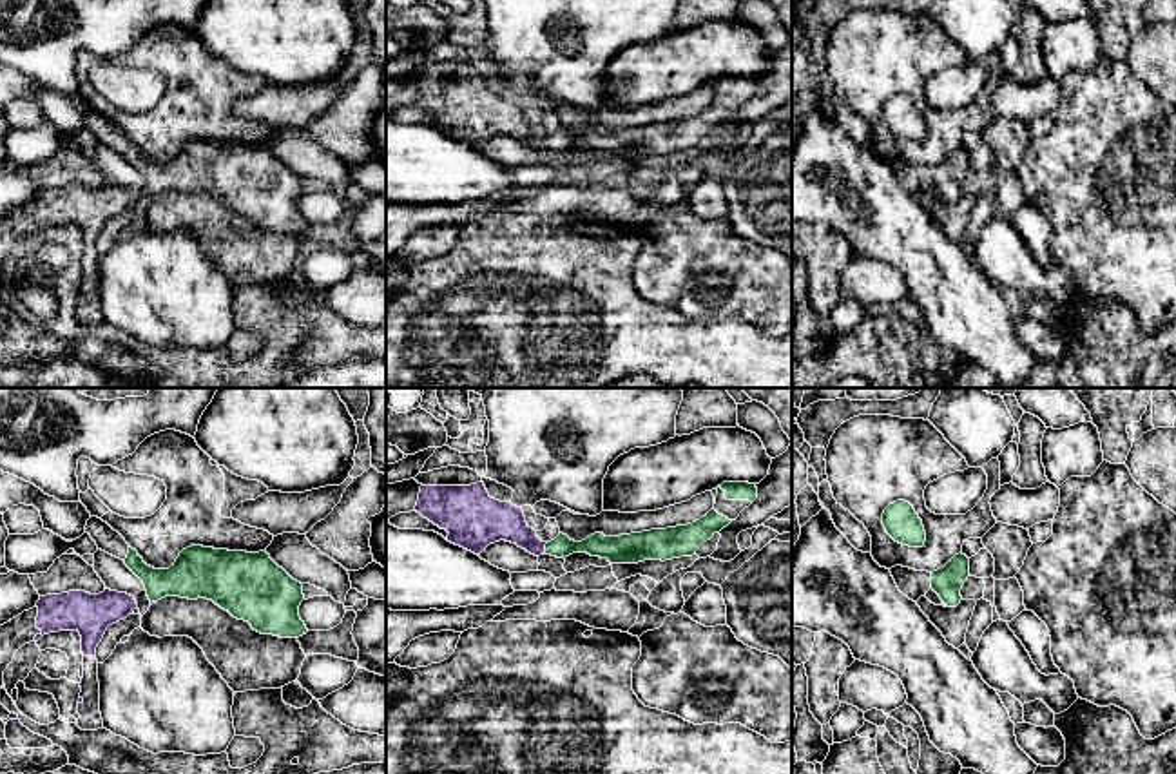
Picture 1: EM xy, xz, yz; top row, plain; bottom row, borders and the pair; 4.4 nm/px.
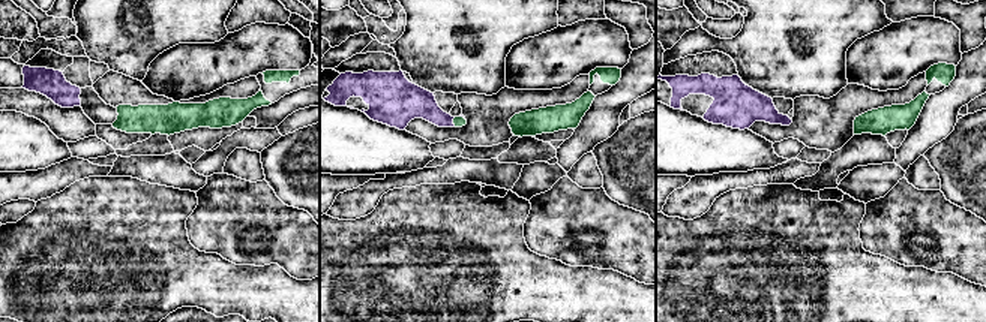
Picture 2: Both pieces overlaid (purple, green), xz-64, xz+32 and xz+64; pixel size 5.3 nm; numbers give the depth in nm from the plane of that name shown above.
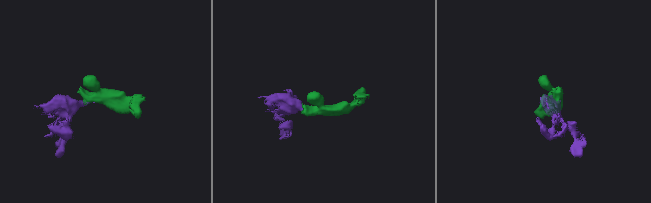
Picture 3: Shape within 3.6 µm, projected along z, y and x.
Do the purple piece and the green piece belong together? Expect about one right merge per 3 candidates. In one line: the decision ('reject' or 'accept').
accept

